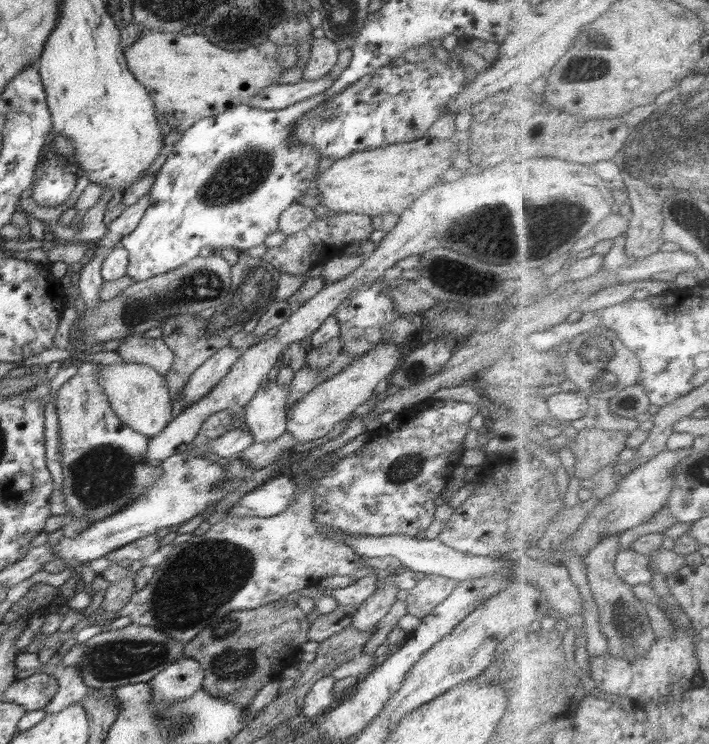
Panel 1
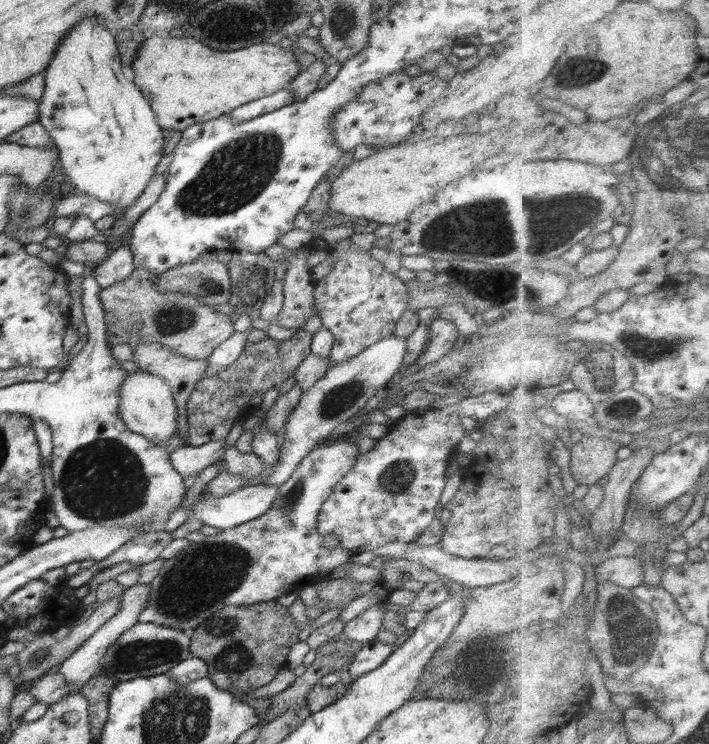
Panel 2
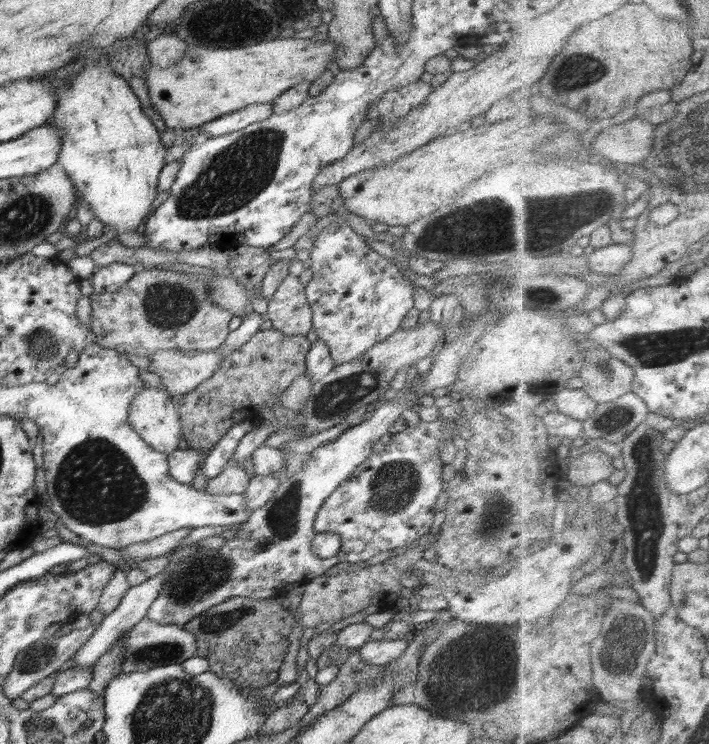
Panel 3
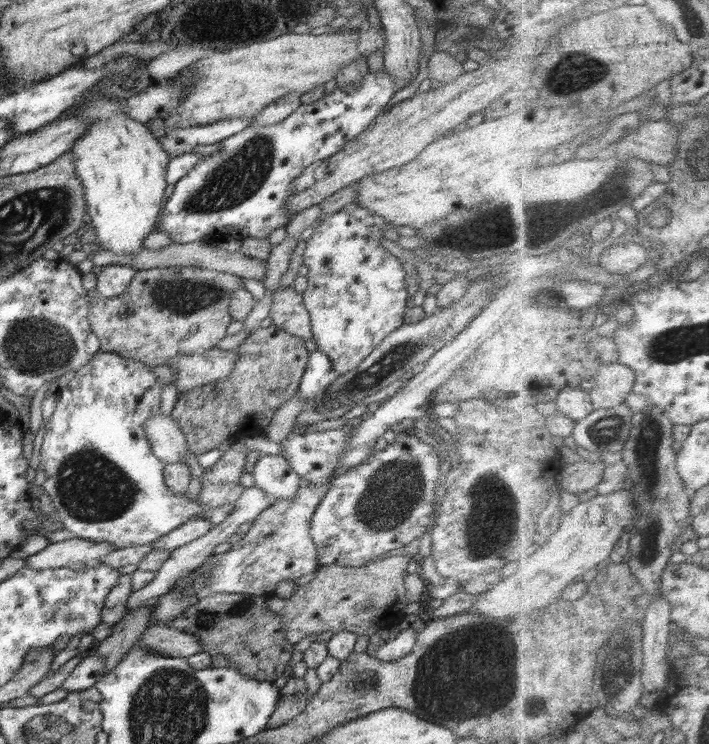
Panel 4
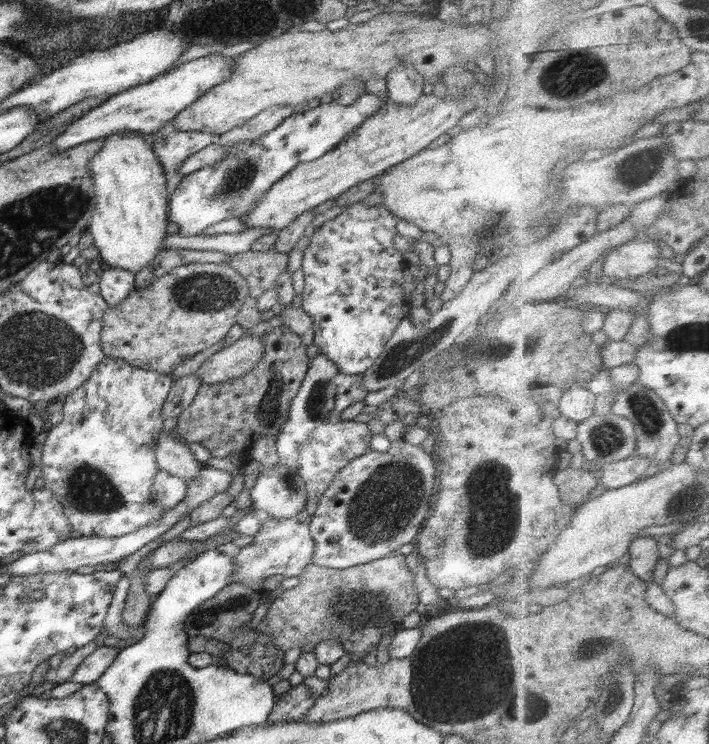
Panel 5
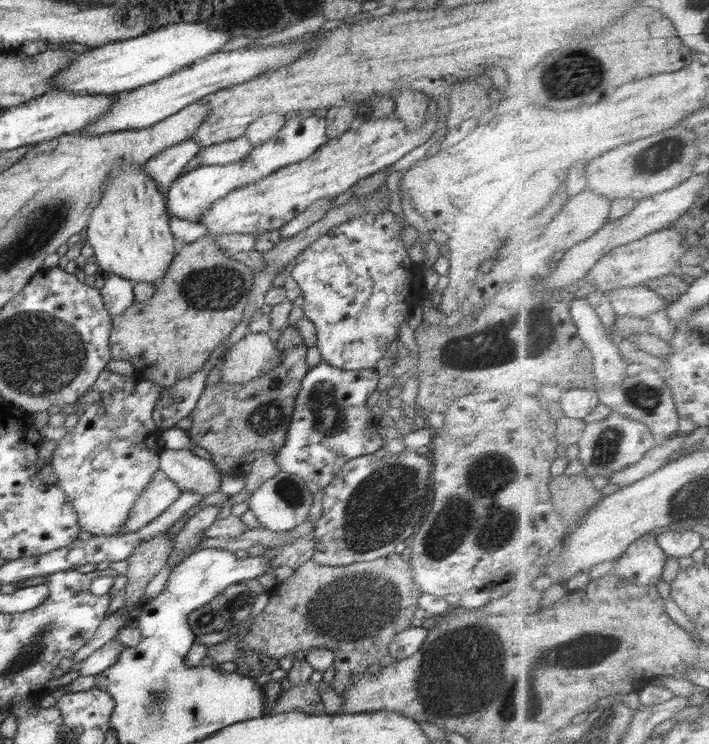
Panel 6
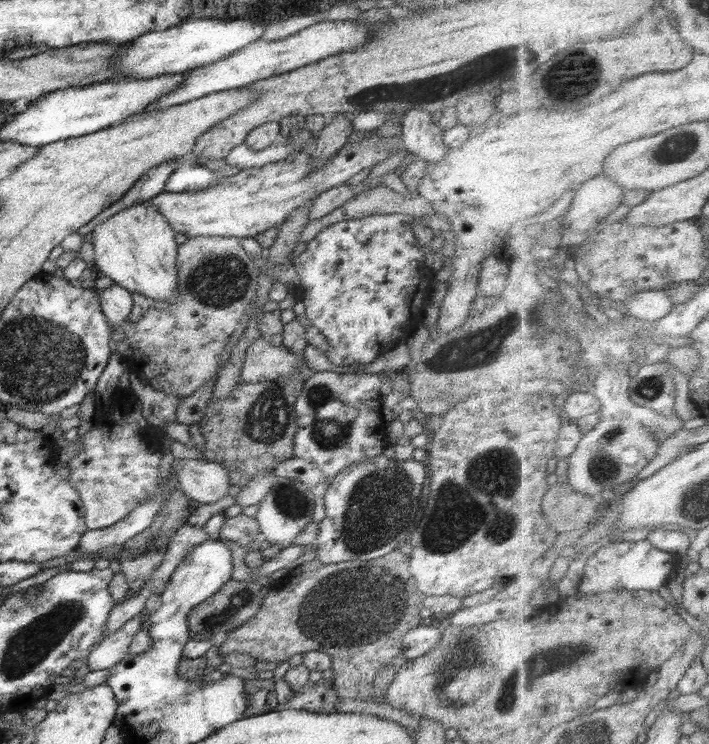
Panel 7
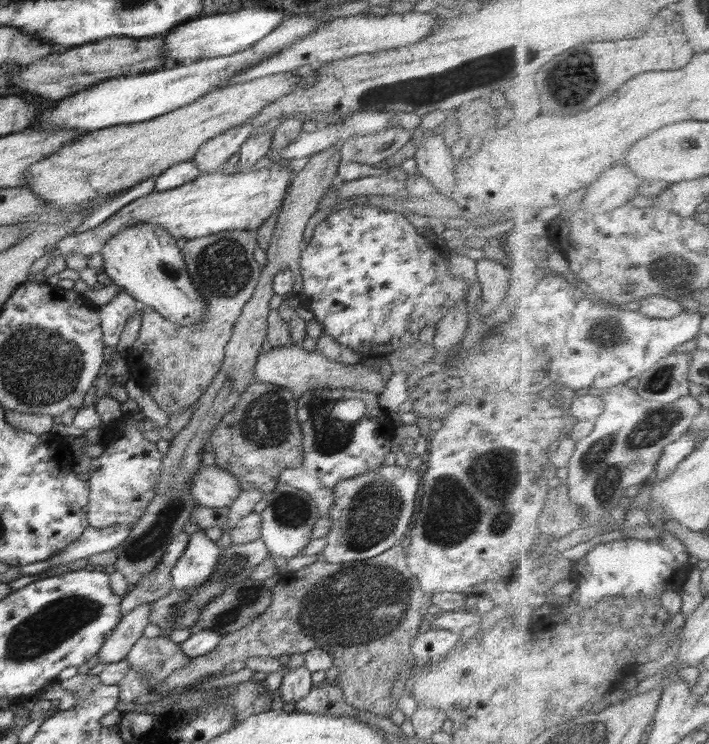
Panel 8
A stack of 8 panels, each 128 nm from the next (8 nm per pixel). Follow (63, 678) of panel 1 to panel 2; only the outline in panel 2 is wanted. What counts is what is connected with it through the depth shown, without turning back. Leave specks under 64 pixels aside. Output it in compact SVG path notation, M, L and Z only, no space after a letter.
M136 584L125 588L122 593L122 608L108 620L93 636L90 636L76 651L72 652L66 660L58 664L52 671L60 672L64 676L66 684L68 684L68 694L72 692L80 692L80 688L96 675L104 655L106 655L106 649L110 647L126 630L132 629L138 624L138 617L140 612L144 609L144 605L148 603L148 597L150 597L150 586L148 584Z

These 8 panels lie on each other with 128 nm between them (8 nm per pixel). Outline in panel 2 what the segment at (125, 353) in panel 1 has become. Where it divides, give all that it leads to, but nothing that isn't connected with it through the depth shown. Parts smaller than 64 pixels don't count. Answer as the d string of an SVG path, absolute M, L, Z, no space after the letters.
M159 342L140 343L133 348L133 361L141 368L142 371L152 373L154 376L159 376L170 385L174 400L177 404L176 422L178 423L177 434L184 441L184 445L188 444L188 420L186 402L190 392L194 390L195 384L203 378L202 373L206 369L208 362L206 360L194 360L194 358L186 358L182 354L178 354L171 348L165 347Z

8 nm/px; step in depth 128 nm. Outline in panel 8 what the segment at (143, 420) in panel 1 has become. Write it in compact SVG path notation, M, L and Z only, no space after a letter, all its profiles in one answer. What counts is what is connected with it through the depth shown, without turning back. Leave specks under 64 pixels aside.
M216 464L206 465L198 470L198 475L192 477L190 491L199 507L230 507L242 491L239 484L238 478L231 472Z

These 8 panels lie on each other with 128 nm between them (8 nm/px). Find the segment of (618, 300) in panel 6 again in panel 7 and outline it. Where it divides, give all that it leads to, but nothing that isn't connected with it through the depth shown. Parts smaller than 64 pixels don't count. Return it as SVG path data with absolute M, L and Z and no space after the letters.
M665 290L642 291L623 302L628 314L654 322L668 316L676 304Z

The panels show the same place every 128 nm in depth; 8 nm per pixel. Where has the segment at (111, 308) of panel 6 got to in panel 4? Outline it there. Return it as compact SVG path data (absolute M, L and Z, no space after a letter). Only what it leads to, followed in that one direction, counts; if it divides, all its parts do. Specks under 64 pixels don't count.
M110 265L96 270L96 292L104 298L115 298L128 288L137 271L128 266Z

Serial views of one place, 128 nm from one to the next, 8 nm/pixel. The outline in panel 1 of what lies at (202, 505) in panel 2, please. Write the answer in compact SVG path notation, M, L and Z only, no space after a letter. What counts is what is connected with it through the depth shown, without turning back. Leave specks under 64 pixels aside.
M279 474L240 498L227 518L274 517L293 504L296 494L294 480Z

